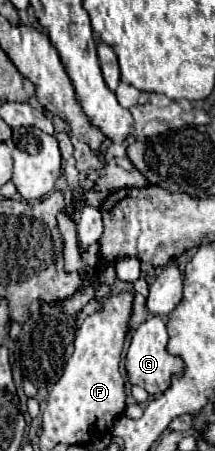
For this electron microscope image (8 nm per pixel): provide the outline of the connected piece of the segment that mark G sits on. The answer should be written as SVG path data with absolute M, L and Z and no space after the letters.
M159 315L149 317L131 337L127 355L125 355L125 371L127 371L127 379L131 385L139 385L143 387L147 393L151 395L159 395L163 393L169 383L171 383L171 375L173 373L181 373L183 371L183 361L179 357L173 357L165 351L167 345L167 329L165 323Z

